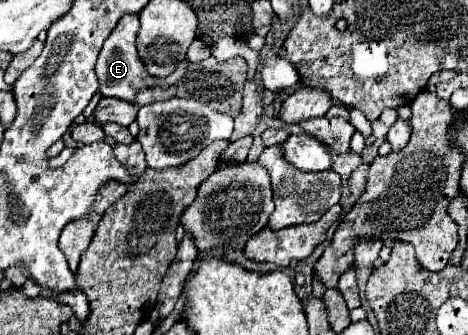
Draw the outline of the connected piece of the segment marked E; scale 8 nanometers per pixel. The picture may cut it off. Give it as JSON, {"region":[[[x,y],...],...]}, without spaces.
{"region":[[[124,16],[122,22],[118,22],[118,26],[114,28],[114,32],[110,34],[110,38],[104,42],[98,62],[96,62],[96,76],[98,76],[98,84],[100,84],[100,94],[102,96],[110,96],[110,98],[118,98],[118,100],[126,100],[126,102],[136,102],[136,94],[142,88],[168,88],[182,78],[186,72],[186,66],[189,61],[183,60],[177,70],[168,78],[156,78],[150,76],[148,70],[142,66],[142,60],[136,52],[136,34],[138,34],[140,22],[138,16]]]}

